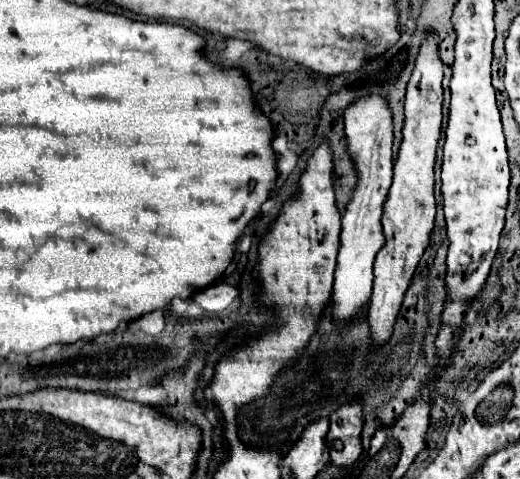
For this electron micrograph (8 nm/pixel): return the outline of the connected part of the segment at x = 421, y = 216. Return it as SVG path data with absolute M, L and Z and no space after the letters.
M429 34L421 46L415 62L413 76L407 84L405 100L405 128L399 156L393 166L393 184L383 208L383 234L385 244L375 258L375 282L369 308L371 338L375 344L385 344L391 336L397 312L401 308L405 290L413 278L413 272L429 246L429 234L435 220L435 148L441 136L441 102L443 102L443 66L439 60L437 36Z

